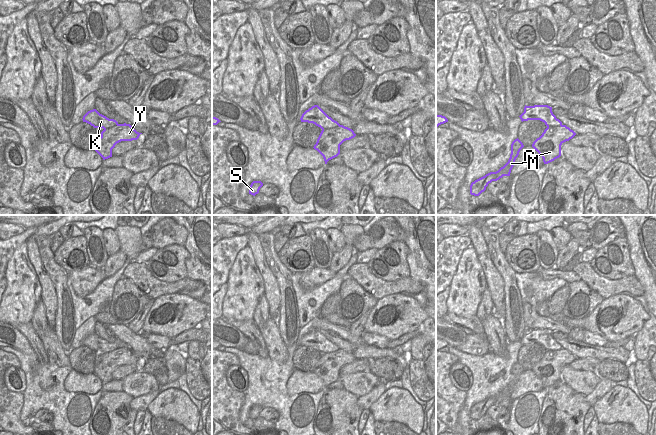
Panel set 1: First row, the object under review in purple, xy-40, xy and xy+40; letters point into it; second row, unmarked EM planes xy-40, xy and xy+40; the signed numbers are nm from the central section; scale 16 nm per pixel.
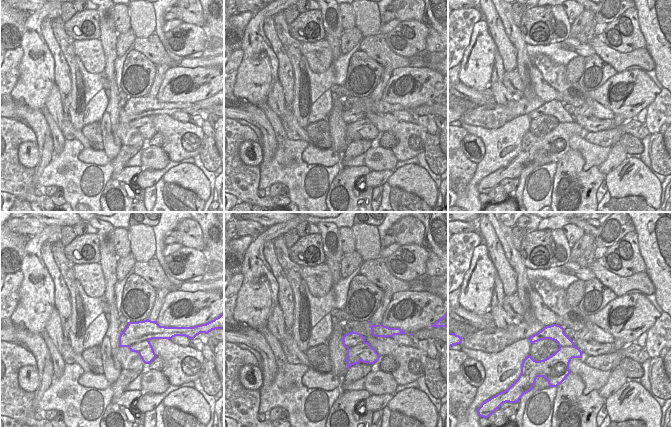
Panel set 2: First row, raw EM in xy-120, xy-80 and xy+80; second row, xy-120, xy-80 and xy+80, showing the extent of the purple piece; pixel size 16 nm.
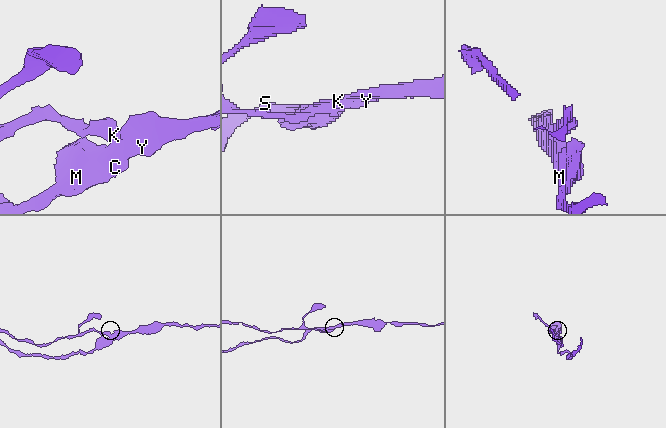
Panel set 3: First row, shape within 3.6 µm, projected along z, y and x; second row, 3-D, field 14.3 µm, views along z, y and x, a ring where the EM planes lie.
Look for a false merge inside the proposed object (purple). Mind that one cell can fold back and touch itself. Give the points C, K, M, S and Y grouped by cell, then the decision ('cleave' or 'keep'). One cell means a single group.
groups C M S Y / K; cleave

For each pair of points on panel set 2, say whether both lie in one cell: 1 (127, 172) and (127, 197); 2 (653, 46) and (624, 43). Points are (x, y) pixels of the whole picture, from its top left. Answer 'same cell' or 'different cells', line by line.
1: same cell
2: different cells

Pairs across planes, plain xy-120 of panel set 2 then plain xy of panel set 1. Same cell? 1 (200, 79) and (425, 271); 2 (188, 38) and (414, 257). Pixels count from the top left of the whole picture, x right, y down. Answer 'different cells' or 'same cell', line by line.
1: different cells
2: different cells

